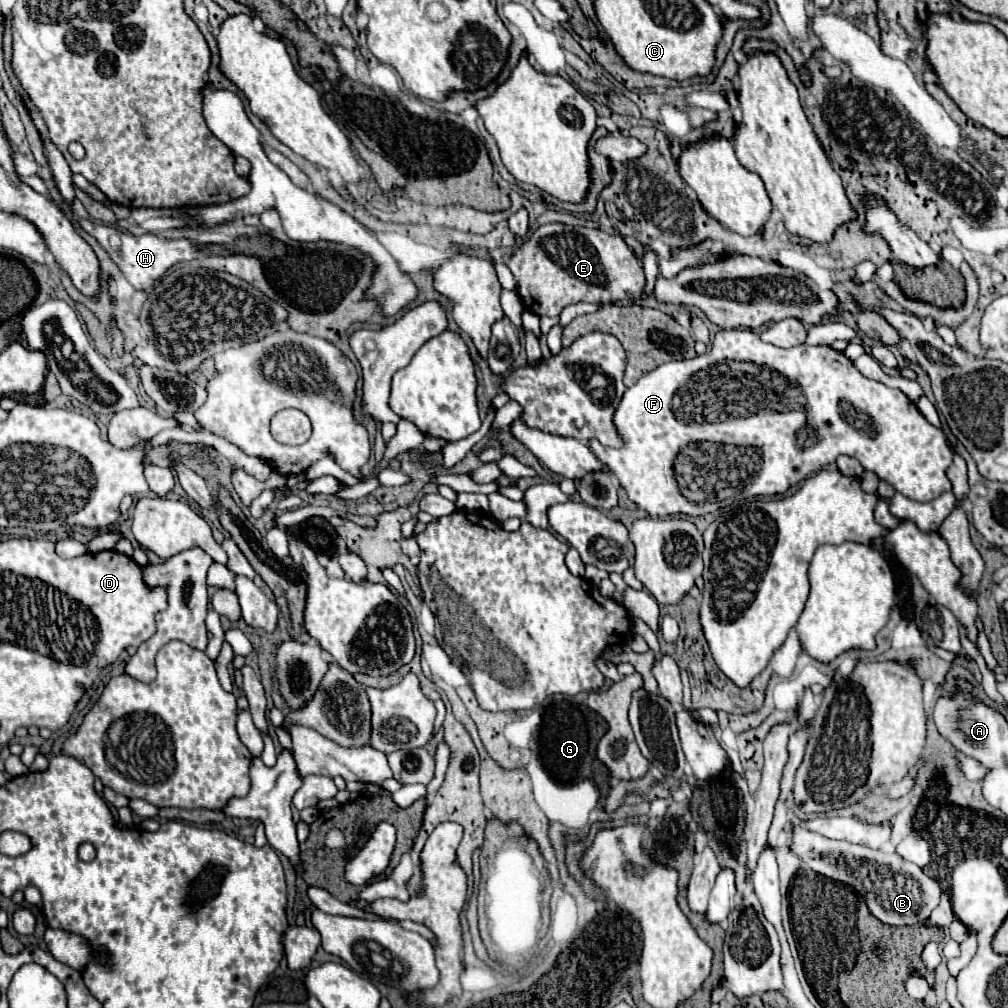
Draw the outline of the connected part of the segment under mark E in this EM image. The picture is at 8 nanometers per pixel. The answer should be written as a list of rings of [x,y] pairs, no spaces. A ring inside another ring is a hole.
[[[562,222],[540,226],[512,256],[506,266],[518,282],[518,296],[536,316],[558,316],[564,306],[576,302],[608,304],[642,294],[644,270],[622,236],[594,228],[572,228]]]

